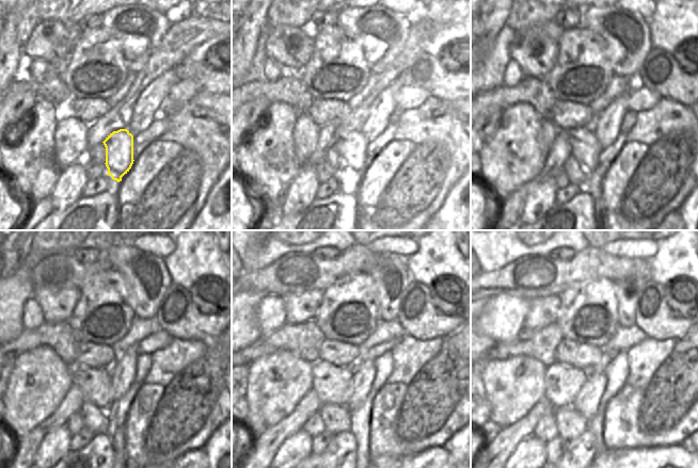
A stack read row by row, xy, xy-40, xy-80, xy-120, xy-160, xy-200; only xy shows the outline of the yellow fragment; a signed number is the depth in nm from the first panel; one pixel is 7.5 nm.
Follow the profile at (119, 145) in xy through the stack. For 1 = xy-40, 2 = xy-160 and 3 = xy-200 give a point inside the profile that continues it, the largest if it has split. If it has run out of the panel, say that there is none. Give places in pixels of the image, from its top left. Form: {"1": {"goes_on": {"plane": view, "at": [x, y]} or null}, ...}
{"1": {"goes_on": {"plane": "xy-40", "at": [351, 146]}}, "2": {"goes_on": {"plane": "xy-160", "at": [332, 385]}}, "3": {"goes_on": {"plane": "xy-200", "at": [562, 382]}}}

